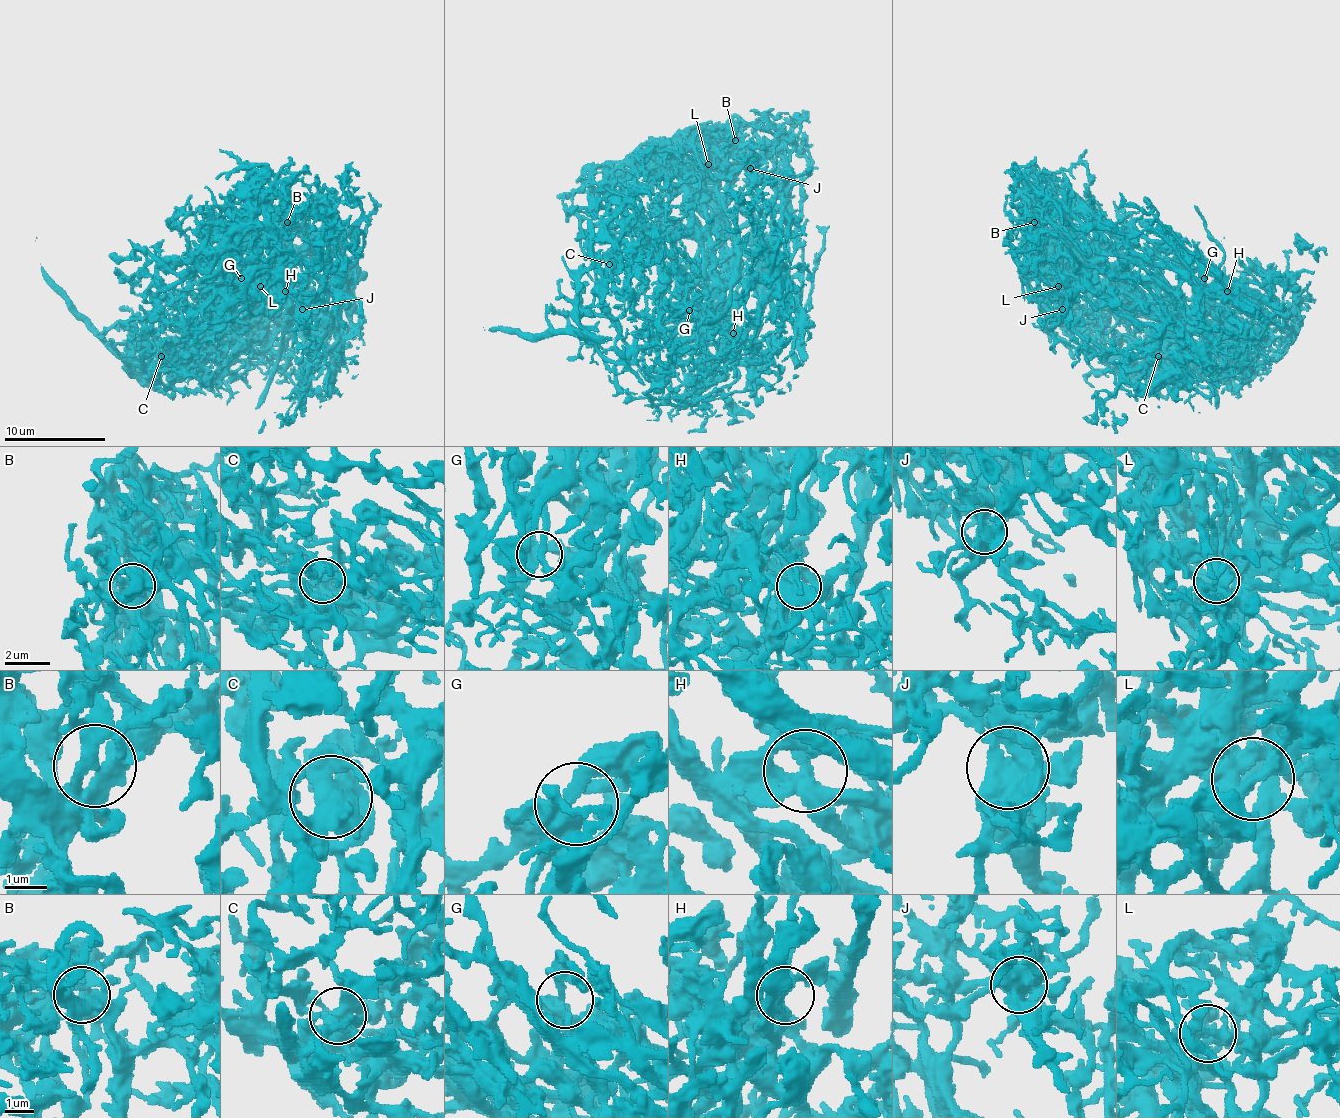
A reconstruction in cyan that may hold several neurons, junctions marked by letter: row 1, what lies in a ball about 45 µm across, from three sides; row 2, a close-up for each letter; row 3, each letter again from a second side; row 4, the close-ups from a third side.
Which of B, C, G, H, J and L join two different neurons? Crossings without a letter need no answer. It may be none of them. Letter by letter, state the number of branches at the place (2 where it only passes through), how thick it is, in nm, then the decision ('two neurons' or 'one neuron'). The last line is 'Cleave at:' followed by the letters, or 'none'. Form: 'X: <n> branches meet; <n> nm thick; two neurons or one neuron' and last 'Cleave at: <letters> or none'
B: 5 branches meet; 380 nm thick; one neuron
C: 7 branches meet; 500 nm thick; one neuron
G: 4 branches meet; 400 nm thick; one neuron
H: 4 branches meet; 420 nm thick; one neuron
J: 5 branches meet; 550 nm thick; two neurons
L: 4 branches meet; 240 nm thick; two neurons
Cleave at: J, L

